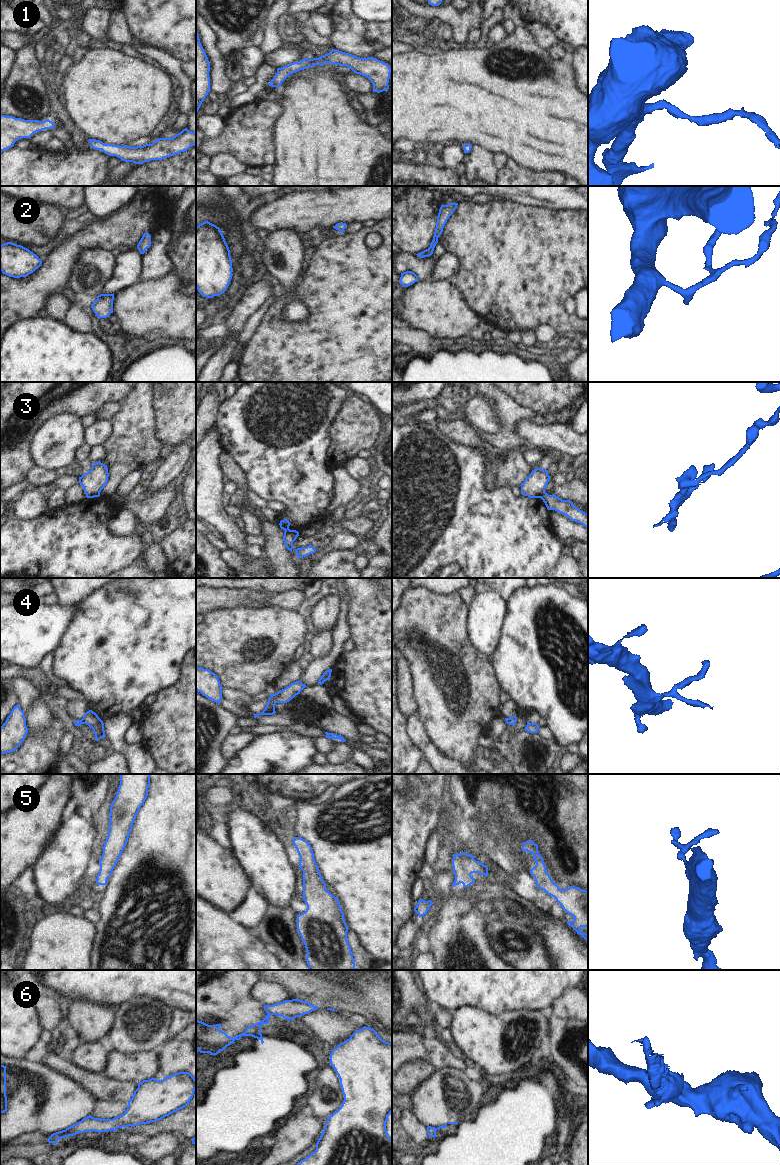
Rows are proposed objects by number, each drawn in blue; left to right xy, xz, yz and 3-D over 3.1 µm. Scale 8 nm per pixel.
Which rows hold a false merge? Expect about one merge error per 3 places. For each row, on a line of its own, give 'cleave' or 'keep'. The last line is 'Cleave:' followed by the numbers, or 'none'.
1: keep
2: keep
3: cleave
4: keep
5: keep
6: cleave
Cleave: 3, 6

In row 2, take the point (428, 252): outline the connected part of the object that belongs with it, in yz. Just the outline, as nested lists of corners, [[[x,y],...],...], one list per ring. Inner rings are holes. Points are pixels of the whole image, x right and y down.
[[[449,203],[447,205],[441,205],[439,209],[439,213],[437,216],[436,228],[433,236],[433,240],[430,244],[430,247],[420,253],[417,254],[418,257],[424,258],[429,257],[433,254],[434,248],[438,243],[438,237],[442,234],[443,228],[449,219],[449,217],[453,214],[455,209],[457,208],[458,203]]]

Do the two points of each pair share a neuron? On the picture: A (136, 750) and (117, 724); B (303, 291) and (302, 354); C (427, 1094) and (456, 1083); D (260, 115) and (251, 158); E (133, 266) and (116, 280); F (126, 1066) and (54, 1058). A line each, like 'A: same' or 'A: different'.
A: same
B: same
C: same
D: same
E: same
F: different

